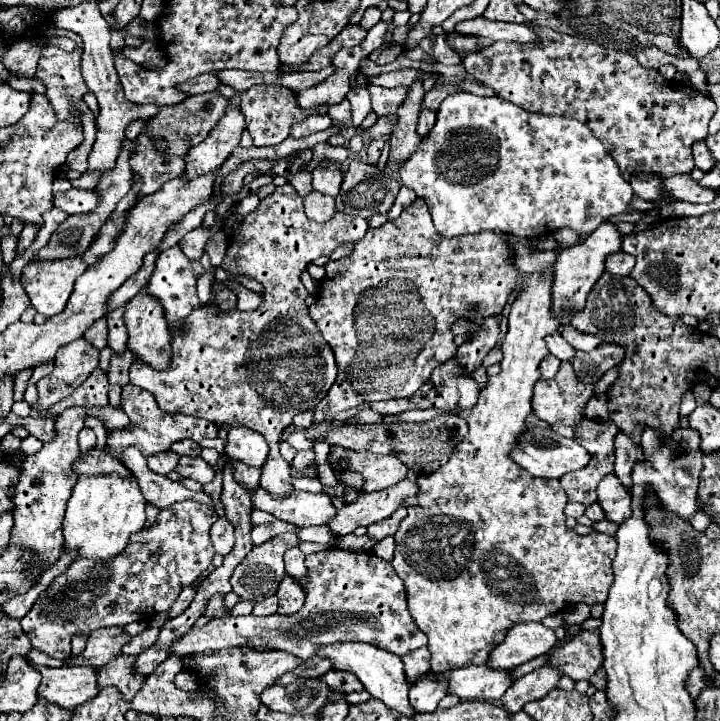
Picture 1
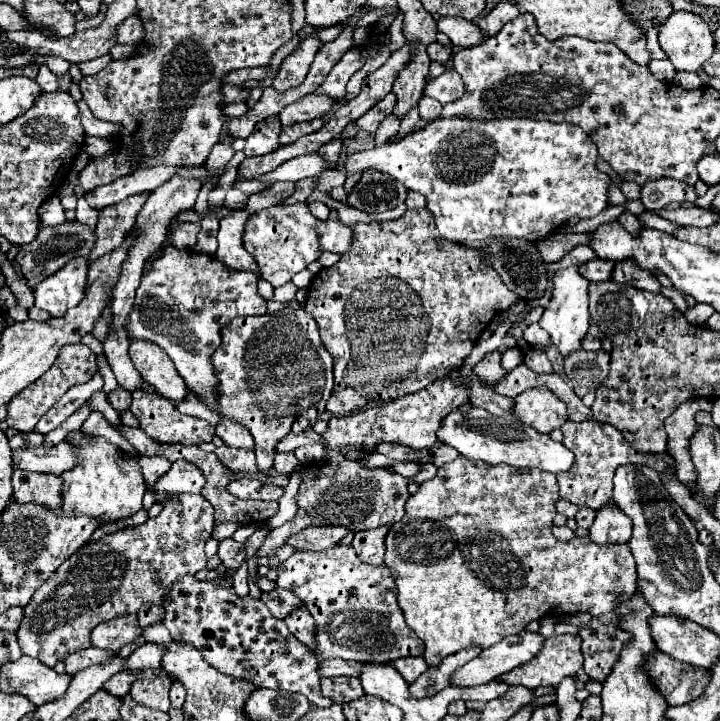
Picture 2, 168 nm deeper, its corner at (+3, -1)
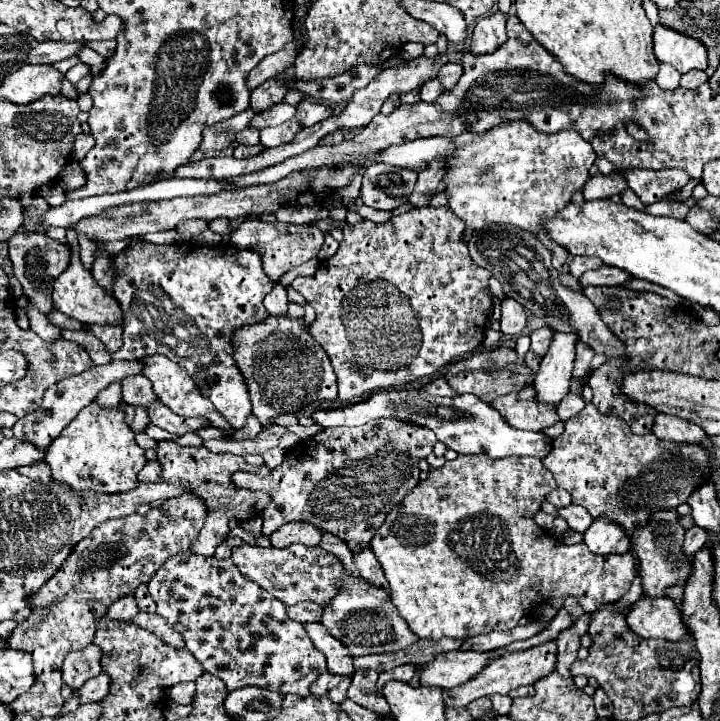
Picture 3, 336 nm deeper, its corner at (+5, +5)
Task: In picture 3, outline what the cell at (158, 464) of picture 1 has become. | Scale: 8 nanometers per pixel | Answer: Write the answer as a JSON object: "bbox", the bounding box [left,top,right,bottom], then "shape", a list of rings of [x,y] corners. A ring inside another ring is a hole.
{"bbox":[137,460,161,482],"shape":[[[157,460],[155,462],[147,462],[143,466],[143,470],[137,474],[137,478],[139,478],[139,482],[159,482],[159,478],[161,478],[159,462]]]}

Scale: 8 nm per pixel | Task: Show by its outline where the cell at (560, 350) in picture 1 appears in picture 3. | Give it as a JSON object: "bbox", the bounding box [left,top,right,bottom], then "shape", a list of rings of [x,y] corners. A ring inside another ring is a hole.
{"bbox":[501,296,527,336],"shape":[[[509,296],[503,298],[501,306],[503,306],[501,332],[503,332],[503,334],[511,334],[511,336],[521,334],[523,328],[527,326],[527,316],[525,316],[525,312],[523,312],[523,306],[521,306],[517,300],[509,298]]]}

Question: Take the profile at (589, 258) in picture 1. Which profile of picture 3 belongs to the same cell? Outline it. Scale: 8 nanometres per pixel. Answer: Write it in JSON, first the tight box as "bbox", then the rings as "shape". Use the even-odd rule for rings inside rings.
{"bbox":[533,332,575,406],"shape":[[[555,332],[551,348],[543,356],[537,376],[533,378],[533,388],[537,400],[543,404],[557,406],[567,394],[573,378],[573,358],[575,358],[575,334]]]}

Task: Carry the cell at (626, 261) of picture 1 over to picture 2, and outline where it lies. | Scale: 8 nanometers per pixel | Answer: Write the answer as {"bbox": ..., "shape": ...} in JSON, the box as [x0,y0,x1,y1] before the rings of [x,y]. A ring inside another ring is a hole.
{"bbox":[581,258,615,282],"shape":[[[595,258],[595,260],[585,262],[585,264],[581,266],[581,274],[585,274],[587,280],[591,280],[591,282],[595,282],[595,280],[607,280],[607,278],[611,278],[611,274],[613,274],[613,266],[615,266],[613,260]]]}

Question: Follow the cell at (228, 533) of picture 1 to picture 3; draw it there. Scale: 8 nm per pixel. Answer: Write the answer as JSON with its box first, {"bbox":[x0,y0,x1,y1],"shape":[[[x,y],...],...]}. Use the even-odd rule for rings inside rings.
{"bbox":[233,544,343,608],"shape":[[[243,544],[233,550],[233,562],[243,576],[257,582],[263,590],[267,590],[287,606],[309,600],[325,608],[343,588],[343,564],[335,554],[319,546],[291,544],[287,548],[259,548]]]}

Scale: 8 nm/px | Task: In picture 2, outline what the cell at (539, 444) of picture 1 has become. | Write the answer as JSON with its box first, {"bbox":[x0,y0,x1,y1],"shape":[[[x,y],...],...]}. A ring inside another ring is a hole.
{"bbox":[437,408,575,474],"shape":[[[473,408],[467,416],[461,412],[451,412],[445,416],[443,424],[437,430],[437,438],[445,444],[451,444],[459,454],[473,458],[473,460],[483,460],[487,464],[509,464],[513,468],[539,468],[551,474],[561,474],[567,472],[575,456],[569,448],[565,448],[561,442],[555,442],[549,434],[541,434],[535,428],[513,422],[501,416],[493,416],[483,408]]]}

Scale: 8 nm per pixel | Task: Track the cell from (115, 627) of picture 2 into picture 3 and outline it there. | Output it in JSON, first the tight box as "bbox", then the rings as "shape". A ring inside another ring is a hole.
{"bbox":[107,594,139,622],"shape":[[[127,594],[123,598],[119,598],[119,602],[111,604],[109,610],[107,610],[107,618],[111,620],[121,620],[121,622],[131,622],[135,618],[135,614],[139,612],[137,608],[137,602],[135,602],[135,596],[133,594]]]}

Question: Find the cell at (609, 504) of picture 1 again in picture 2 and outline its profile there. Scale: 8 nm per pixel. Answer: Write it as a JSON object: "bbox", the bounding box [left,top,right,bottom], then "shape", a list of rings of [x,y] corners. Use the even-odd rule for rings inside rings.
{"bbox":[589,504,631,544],"shape":[[[605,504],[601,512],[597,512],[597,518],[593,526],[589,528],[589,538],[597,544],[607,542],[627,542],[631,536],[631,520],[629,516],[615,504]]]}

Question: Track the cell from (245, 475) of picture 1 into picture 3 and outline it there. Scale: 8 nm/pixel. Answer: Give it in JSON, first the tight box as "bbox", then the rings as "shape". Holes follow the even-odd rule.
{"bbox":[231,414,261,440],"shape":[[[251,414],[251,416],[247,416],[247,422],[245,422],[245,426],[241,428],[241,430],[237,430],[235,432],[235,436],[231,436],[231,438],[235,438],[235,440],[245,440],[245,438],[255,438],[259,432],[261,432],[261,422]]]}

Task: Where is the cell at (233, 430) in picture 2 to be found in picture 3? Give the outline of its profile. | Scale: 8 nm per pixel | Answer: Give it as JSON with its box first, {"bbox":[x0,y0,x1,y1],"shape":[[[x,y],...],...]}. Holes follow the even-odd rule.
{"bbox":[113,242,275,430],"shape":[[[133,242],[129,248],[113,256],[113,272],[113,294],[119,298],[123,314],[127,314],[123,346],[113,354],[113,360],[135,360],[153,354],[167,356],[195,378],[201,394],[211,398],[227,422],[239,430],[247,420],[247,414],[251,414],[251,398],[245,378],[233,358],[233,334],[237,328],[263,322],[269,316],[263,306],[263,298],[275,288],[275,282],[271,282],[263,272],[259,252],[239,248],[231,242],[217,248],[201,246],[197,242],[169,246]]]}

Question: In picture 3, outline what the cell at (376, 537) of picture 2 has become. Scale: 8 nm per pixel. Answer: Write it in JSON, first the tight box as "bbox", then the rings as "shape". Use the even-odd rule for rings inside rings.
{"bbox":[353,548,389,592],"shape":[[[371,548],[359,550],[359,554],[355,554],[353,560],[355,560],[355,566],[357,566],[361,578],[365,578],[371,586],[379,586],[385,592],[389,592],[389,586],[383,578],[383,570],[381,570],[379,562],[375,562],[375,554],[371,554]]]}

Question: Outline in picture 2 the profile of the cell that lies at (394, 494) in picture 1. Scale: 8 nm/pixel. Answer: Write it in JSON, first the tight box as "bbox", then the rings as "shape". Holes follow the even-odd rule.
{"bbox":[287,526,351,550],"shape":[[[313,526],[297,532],[297,536],[291,536],[287,544],[295,546],[297,550],[325,550],[329,546],[335,546],[349,532],[351,530],[347,526]]]}

